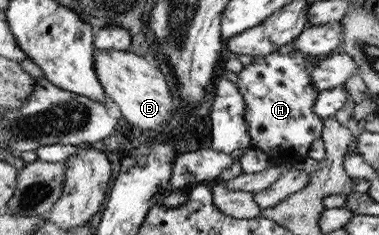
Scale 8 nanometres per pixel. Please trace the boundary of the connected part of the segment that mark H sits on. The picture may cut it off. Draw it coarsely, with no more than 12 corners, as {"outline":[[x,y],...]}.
{"outline":[[287,43],[236,85],[250,146],[271,165],[321,138],[311,60]]}

